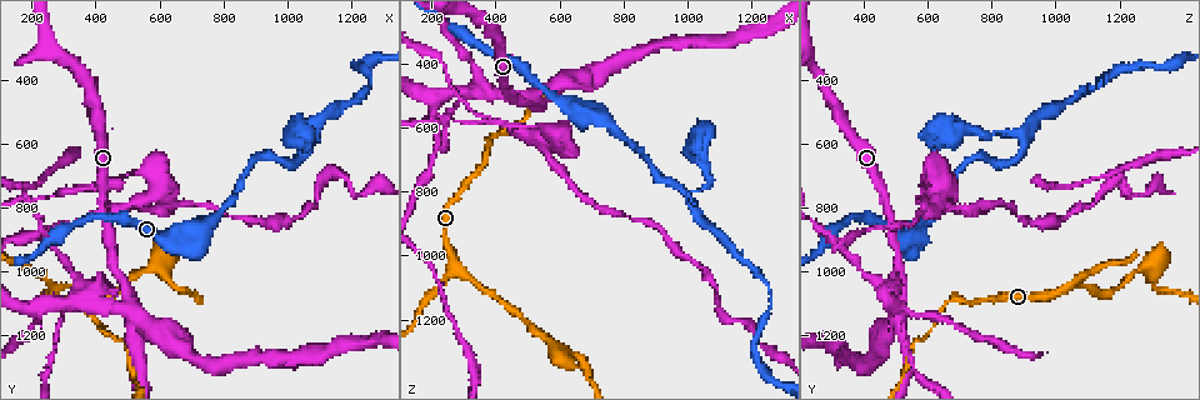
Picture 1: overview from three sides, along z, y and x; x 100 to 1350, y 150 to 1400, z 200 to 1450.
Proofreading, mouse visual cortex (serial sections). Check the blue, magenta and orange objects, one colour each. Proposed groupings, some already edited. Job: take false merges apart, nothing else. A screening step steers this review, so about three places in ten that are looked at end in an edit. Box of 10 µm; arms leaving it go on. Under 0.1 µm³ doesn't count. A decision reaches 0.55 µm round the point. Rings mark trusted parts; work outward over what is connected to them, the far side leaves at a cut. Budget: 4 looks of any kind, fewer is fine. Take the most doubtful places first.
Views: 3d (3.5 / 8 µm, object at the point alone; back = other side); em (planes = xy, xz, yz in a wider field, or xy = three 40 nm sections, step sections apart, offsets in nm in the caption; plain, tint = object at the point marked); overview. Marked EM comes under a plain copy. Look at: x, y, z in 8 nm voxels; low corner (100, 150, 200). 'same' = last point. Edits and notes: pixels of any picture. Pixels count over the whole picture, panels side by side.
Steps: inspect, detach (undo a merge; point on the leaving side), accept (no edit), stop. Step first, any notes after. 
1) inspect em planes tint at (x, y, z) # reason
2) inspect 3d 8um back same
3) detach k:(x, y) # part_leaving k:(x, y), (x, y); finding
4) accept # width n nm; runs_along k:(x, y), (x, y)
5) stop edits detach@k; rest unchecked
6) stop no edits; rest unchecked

inspect 3d 3.5um at (1060, 580, 900) # abrupt turn

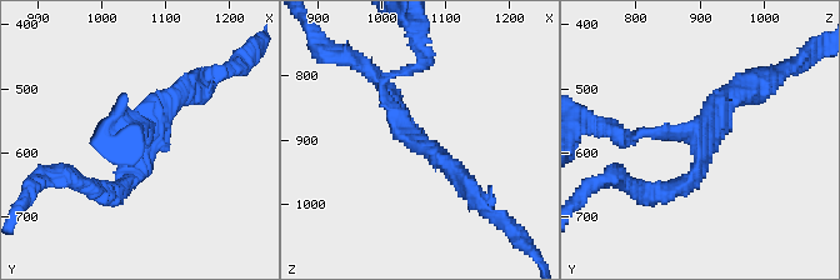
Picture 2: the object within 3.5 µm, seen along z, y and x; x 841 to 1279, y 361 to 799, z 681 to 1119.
inspect em xy step 3 tint at (1050, 575, 900) # arms 3; arm_widths 100, 200, 250 nm

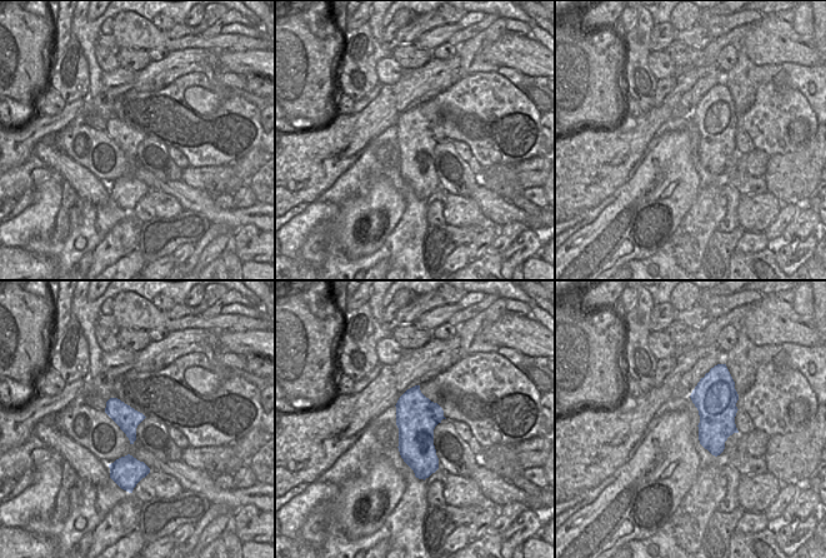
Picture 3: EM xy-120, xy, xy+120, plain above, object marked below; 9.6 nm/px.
accept # width 400 nm; runs_along 2:(656, 193), (689, 178), (701, 139), (634, 135); continuous, no second cell

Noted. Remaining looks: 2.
inspect 3d 3.5um back at (510, 1120, 510) # looks like a crossing

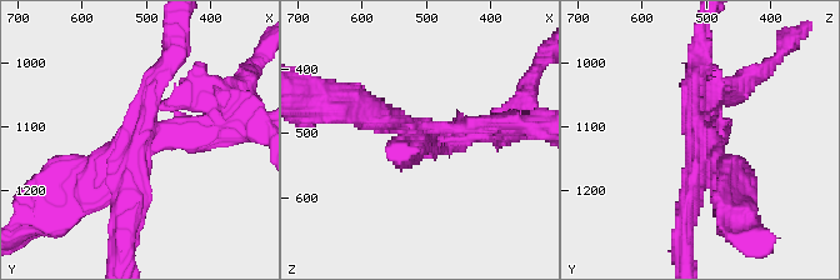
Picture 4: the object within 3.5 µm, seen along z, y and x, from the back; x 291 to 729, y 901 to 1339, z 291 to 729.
inspect em planes tint at (510, 1110, 505)

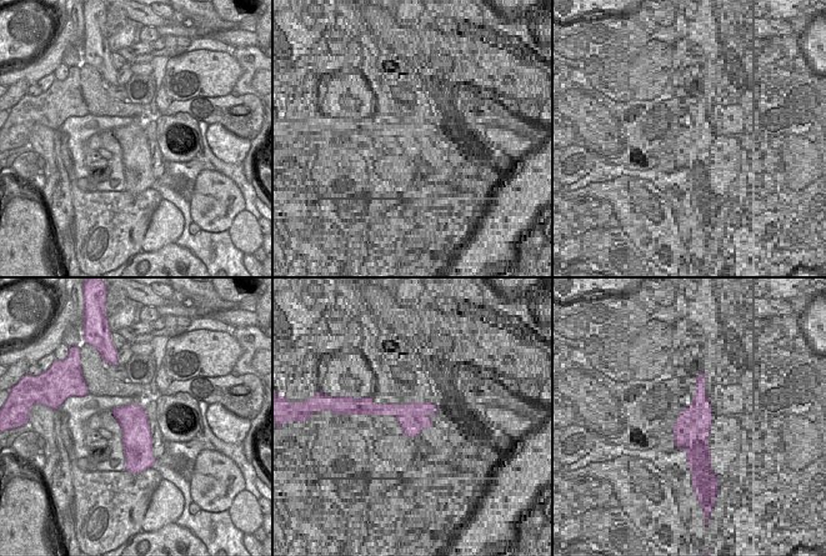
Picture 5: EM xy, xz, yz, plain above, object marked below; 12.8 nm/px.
detach 4:(198, 146) # part_leaving 4:(408, 129), (346, 103), (319, 100); two cells meet here

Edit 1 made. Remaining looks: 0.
stop edits detach@4; rest unchecked

